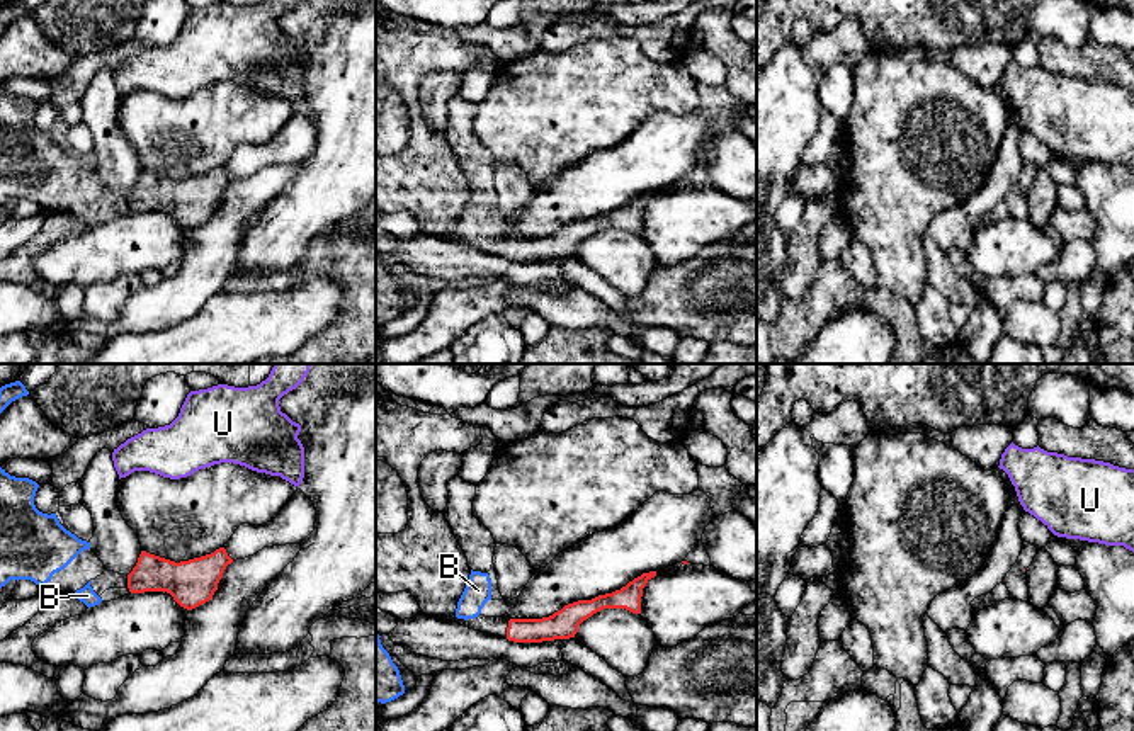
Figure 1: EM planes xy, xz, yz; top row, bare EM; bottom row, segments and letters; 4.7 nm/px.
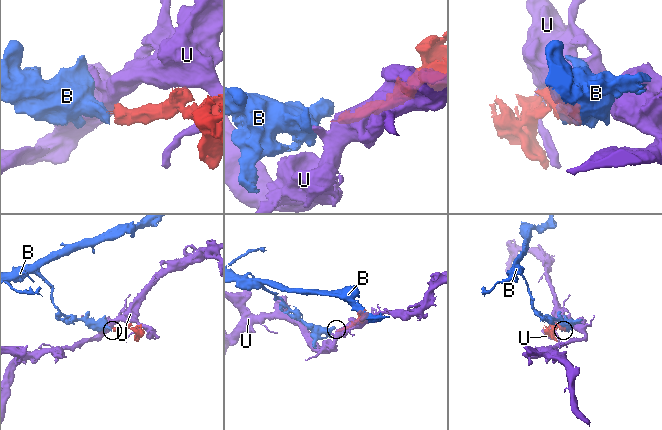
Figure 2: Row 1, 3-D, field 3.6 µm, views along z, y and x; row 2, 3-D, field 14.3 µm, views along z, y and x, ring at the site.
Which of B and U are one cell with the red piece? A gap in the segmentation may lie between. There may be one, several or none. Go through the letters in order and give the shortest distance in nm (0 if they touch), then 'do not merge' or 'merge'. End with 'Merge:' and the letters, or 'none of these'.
B: 140 nm | merge
U: 360 nm | do not merge
Merge: B

